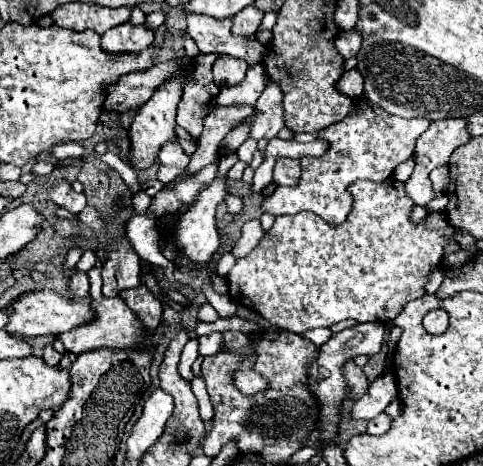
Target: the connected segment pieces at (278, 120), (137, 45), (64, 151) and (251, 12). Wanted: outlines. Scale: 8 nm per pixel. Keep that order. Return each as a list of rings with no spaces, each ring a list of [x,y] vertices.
[[[270,81],[260,95],[256,109],[258,117],[250,117],[254,127],[252,135],[254,139],[272,139],[282,127],[284,127],[284,109],[282,109],[282,89],[278,83]]]
[[[126,23],[122,27],[108,29],[102,35],[100,45],[106,55],[124,55],[148,48],[154,39],[155,33],[146,29],[146,25],[136,27],[132,23]]]
[[[73,142],[58,144],[52,148],[52,154],[58,160],[66,160],[73,157],[78,157],[84,153],[85,148]]]
[[[250,5],[250,7],[242,9],[242,11],[232,19],[232,23],[234,23],[232,33],[234,33],[234,35],[242,35],[242,37],[250,37],[250,35],[254,35],[254,33],[258,31],[260,21],[262,21],[262,13],[260,13],[254,5]]]

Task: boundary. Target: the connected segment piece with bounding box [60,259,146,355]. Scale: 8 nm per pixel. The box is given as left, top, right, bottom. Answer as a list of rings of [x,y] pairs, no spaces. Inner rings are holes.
[[[96,259],[96,265],[88,271],[90,275],[90,295],[92,295],[92,311],[94,311],[94,319],[86,325],[78,325],[66,333],[60,335],[60,339],[64,341],[66,351],[72,353],[84,353],[84,351],[92,351],[92,349],[100,349],[100,347],[108,347],[108,349],[128,349],[134,345],[140,345],[146,341],[146,331],[142,327],[142,323],[136,319],[136,315],[128,309],[128,305],[118,299],[118,297],[104,297],[102,293],[102,261]]]

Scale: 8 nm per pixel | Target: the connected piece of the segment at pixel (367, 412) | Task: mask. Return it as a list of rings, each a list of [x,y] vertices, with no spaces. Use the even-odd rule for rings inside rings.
[[[390,371],[382,373],[380,377],[376,377],[370,383],[368,393],[356,401],[356,405],[350,411],[350,417],[352,419],[366,419],[366,421],[370,417],[374,419],[390,405],[390,401],[396,399],[396,393],[398,393],[398,387],[396,387],[394,375]]]

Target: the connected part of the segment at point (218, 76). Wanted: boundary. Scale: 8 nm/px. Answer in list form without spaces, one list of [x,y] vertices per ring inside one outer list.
[[[222,55],[214,61],[214,83],[218,87],[232,87],[244,81],[248,71],[248,63],[244,59],[236,59],[230,55]]]

